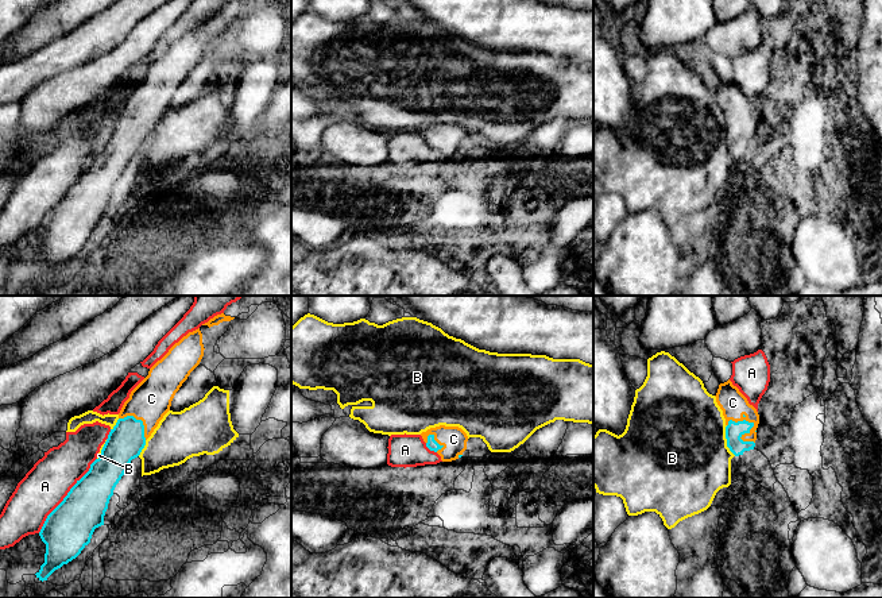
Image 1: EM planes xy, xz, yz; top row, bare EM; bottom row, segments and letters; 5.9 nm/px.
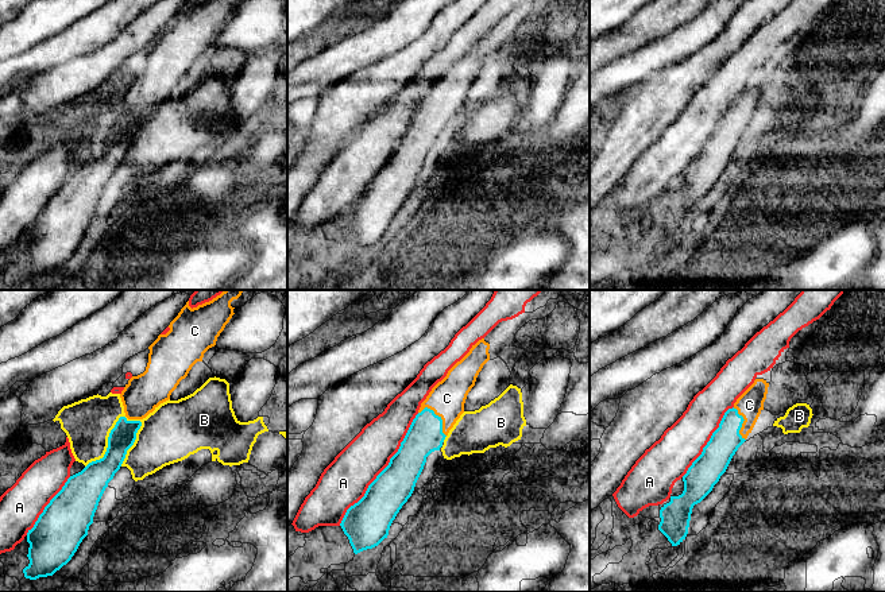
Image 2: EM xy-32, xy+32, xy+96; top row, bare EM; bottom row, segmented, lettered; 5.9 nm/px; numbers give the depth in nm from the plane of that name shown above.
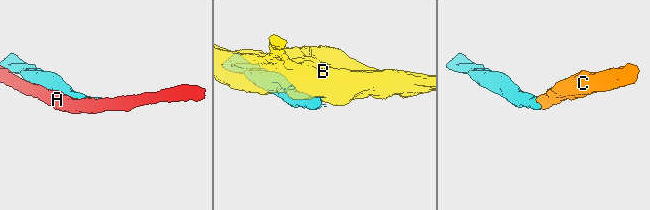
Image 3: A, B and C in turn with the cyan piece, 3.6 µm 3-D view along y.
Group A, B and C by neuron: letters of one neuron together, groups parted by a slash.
A / B / C

